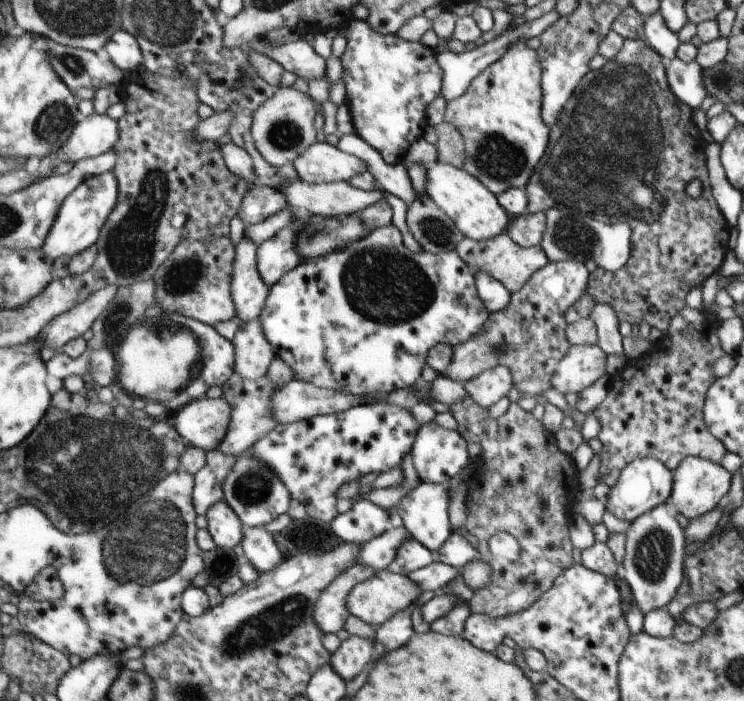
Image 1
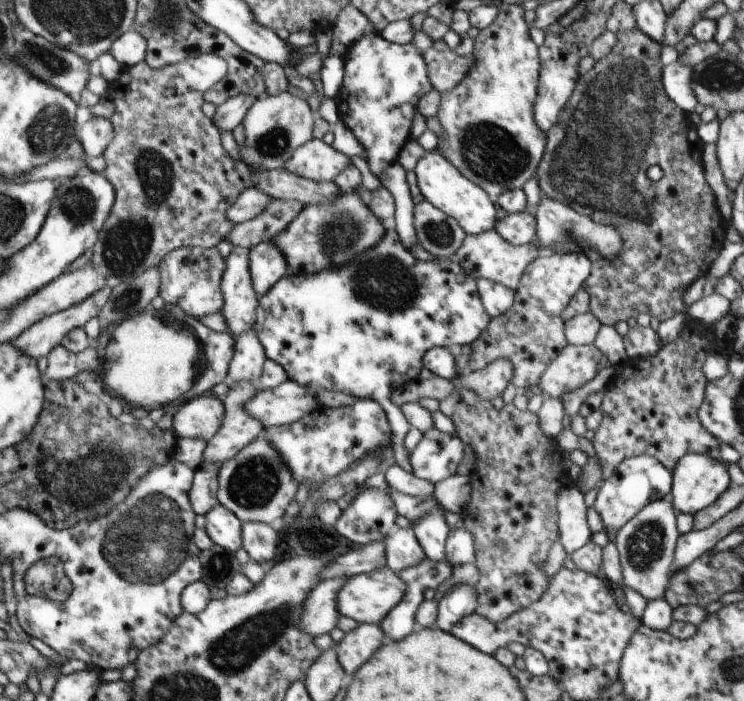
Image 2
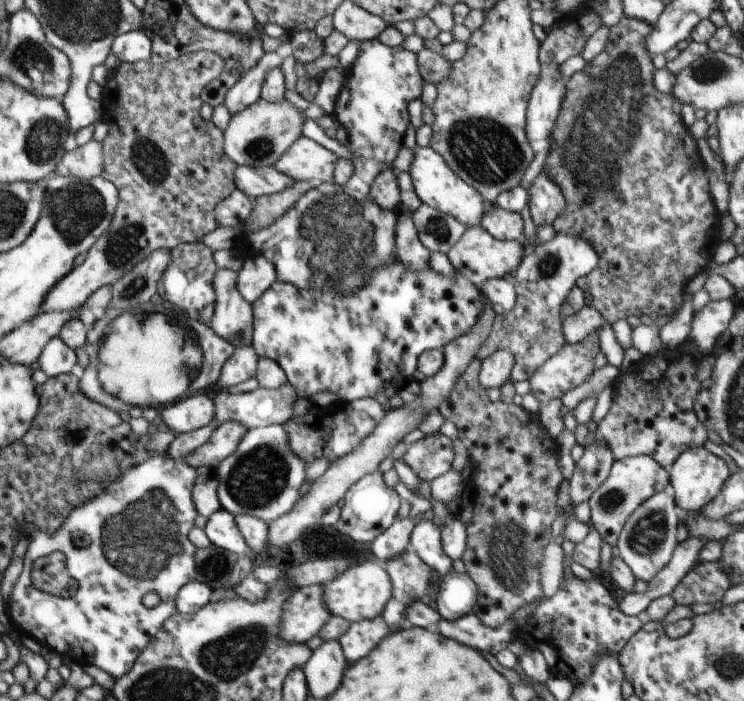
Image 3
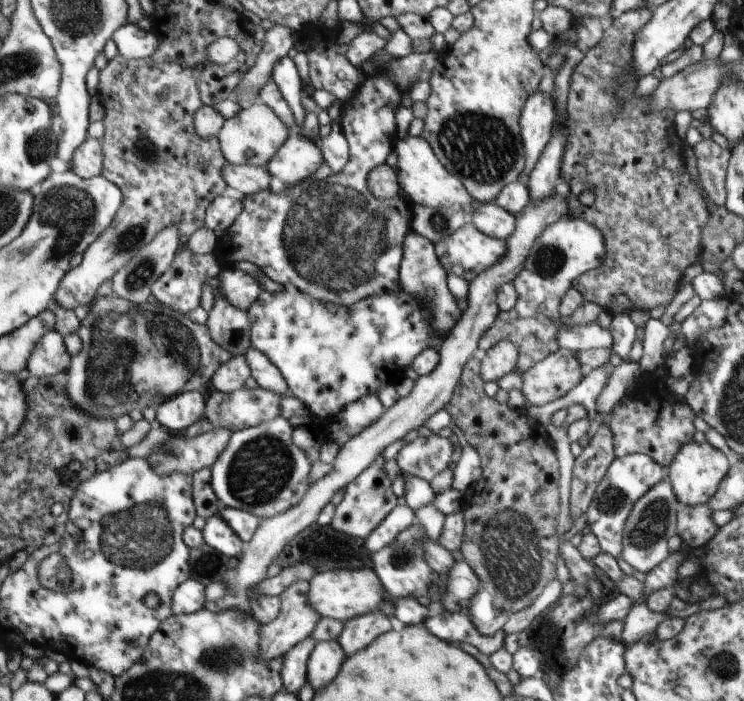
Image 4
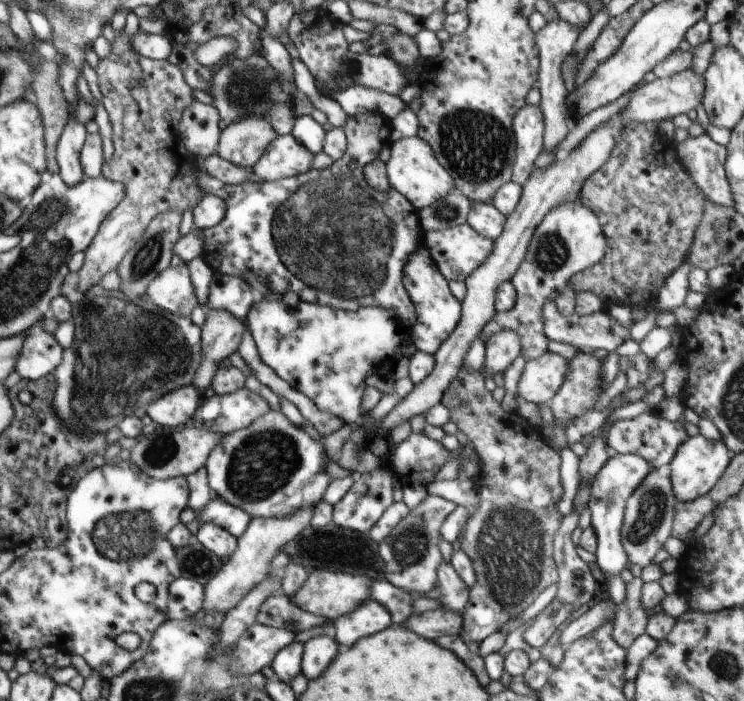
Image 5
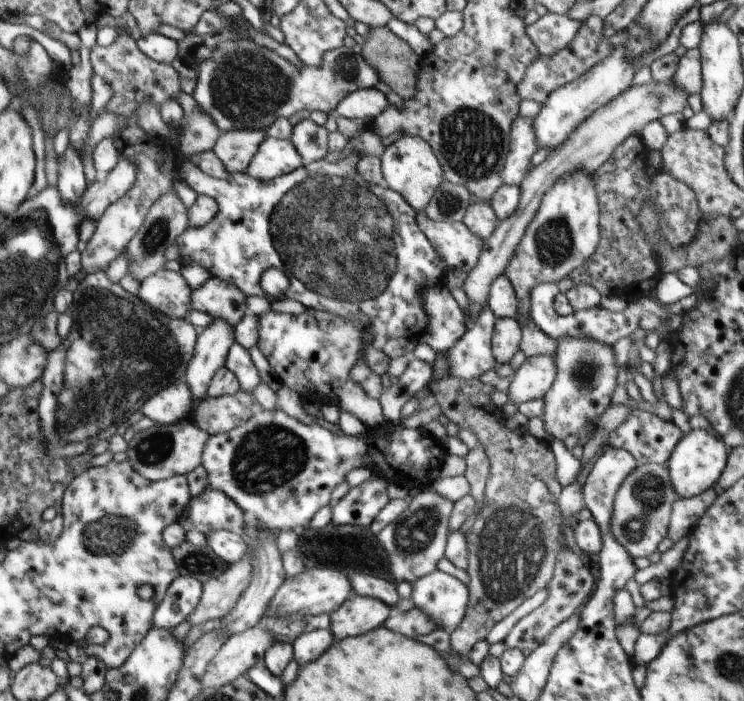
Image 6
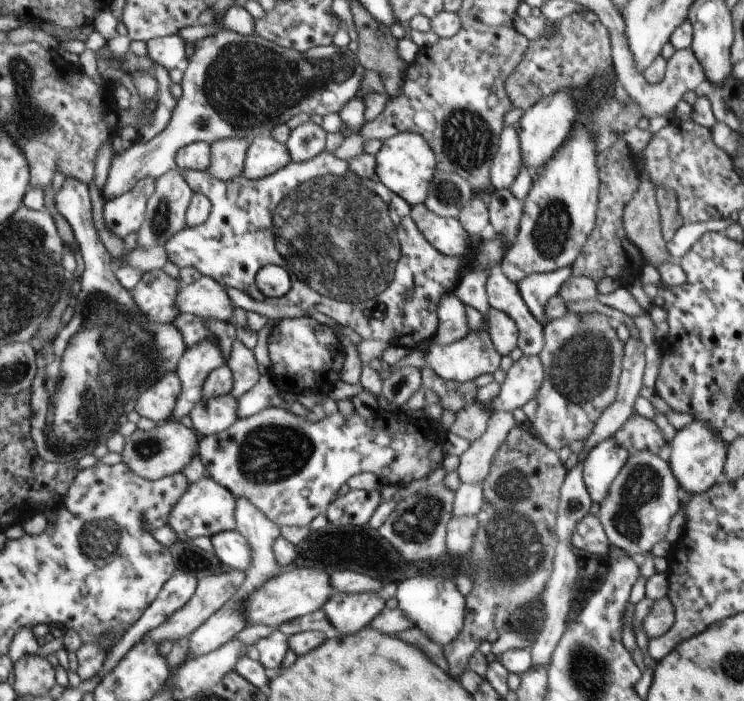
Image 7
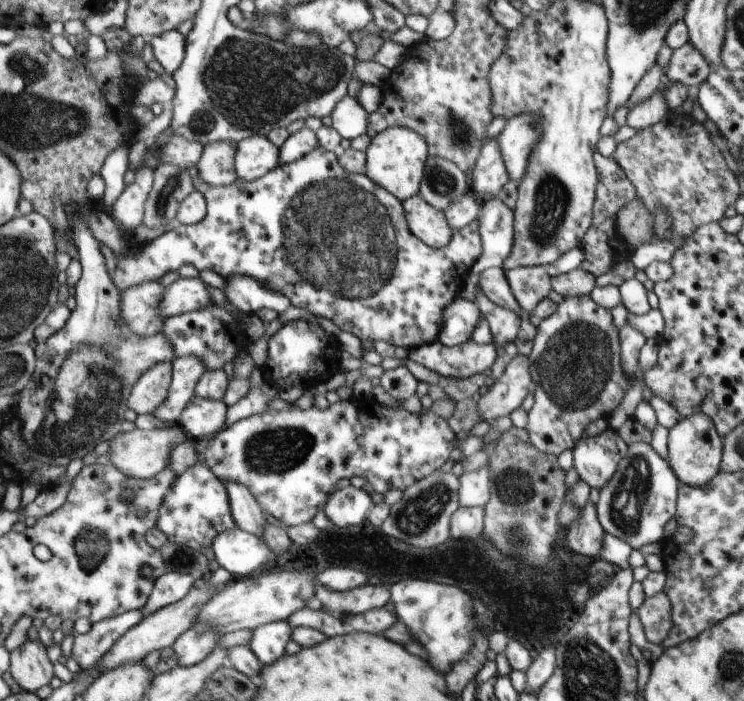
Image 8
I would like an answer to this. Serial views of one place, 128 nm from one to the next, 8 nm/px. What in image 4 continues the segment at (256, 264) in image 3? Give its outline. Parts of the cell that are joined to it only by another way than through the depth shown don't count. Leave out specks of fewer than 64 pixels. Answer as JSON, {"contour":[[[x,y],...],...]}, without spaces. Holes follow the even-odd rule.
{"contour":[[[239,269],[221,271],[213,283],[218,284],[228,302],[243,311],[250,308],[263,290],[258,279]]]}

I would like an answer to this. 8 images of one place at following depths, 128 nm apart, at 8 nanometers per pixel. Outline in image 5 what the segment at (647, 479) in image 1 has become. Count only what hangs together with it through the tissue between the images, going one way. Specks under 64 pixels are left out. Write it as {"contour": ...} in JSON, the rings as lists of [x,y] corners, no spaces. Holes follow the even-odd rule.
{"contour":[[[612,453],[591,482],[587,507],[591,512],[591,527],[597,536],[596,560],[607,581],[609,576],[620,575],[622,570],[631,565],[621,541],[626,503],[639,484],[644,482],[651,470],[654,470],[654,468],[651,468],[651,464],[640,455]]]}

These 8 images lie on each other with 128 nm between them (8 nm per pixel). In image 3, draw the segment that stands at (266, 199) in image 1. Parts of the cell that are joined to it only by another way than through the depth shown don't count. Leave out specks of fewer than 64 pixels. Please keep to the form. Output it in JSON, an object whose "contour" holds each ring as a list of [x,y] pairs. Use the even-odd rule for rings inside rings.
{"contour":[[[234,189],[234,192],[224,200],[221,200],[214,209],[217,223],[220,227],[240,228],[243,222],[250,216],[254,208],[255,200],[249,197],[240,189]]]}

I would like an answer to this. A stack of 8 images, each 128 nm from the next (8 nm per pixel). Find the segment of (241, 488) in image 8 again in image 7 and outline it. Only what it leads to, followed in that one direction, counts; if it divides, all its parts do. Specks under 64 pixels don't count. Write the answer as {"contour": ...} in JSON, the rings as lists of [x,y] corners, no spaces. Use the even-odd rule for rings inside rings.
{"contour":[[[238,497],[236,500],[236,510],[234,511],[236,530],[248,541],[251,561],[245,572],[244,582],[242,586],[238,587],[234,596],[192,633],[188,655],[194,655],[195,658],[216,650],[225,642],[234,639],[234,636],[240,630],[244,630],[244,627],[248,627],[247,618],[245,617],[245,602],[253,592],[264,586],[271,578],[278,576],[283,569],[278,564],[273,551],[273,546],[277,538],[281,536],[280,527],[275,522],[268,520],[263,512],[260,512],[256,506],[248,502],[245,498]]]}

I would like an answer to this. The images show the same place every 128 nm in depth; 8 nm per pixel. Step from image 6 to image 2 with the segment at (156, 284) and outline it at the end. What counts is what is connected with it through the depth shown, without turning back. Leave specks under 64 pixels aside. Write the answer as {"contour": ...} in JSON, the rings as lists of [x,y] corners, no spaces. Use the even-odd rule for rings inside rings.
{"contour":[[[181,247],[172,250],[157,267],[160,272],[160,291],[165,304],[180,306],[186,316],[196,319],[220,312],[224,305],[220,282],[224,273],[225,260],[217,247]]]}

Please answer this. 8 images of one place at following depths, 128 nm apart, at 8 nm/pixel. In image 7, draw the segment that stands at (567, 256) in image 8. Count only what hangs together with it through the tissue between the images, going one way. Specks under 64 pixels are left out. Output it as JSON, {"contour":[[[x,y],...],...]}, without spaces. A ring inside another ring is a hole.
{"contour":[[[566,267],[564,269],[556,269],[551,273],[531,274],[517,284],[526,306],[534,315],[534,318],[536,318],[538,322],[541,322],[544,327],[549,322],[552,322],[547,319],[545,313],[547,302],[559,293],[561,285],[563,282],[566,282],[571,275],[571,268]]]}

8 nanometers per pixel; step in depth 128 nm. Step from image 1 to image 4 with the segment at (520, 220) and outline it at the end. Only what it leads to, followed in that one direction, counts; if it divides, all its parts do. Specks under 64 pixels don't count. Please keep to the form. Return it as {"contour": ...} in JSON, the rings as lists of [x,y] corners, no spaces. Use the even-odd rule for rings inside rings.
{"contour":[[[495,202],[476,204],[469,221],[489,237],[507,240],[516,228],[516,218]]]}

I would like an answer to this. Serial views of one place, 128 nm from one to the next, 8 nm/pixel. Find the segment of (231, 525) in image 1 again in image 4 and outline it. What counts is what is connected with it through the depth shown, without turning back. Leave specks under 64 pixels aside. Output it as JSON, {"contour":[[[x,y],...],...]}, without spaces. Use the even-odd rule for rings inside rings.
{"contour":[[[220,514],[207,519],[201,531],[206,545],[220,551],[233,561],[243,552],[243,540]]]}

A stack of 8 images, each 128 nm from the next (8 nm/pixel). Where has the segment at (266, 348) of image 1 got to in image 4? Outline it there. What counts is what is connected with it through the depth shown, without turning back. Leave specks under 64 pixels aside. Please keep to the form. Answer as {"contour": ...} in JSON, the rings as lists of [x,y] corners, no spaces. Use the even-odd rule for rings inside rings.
{"contour":[[[244,355],[233,356],[228,362],[220,365],[211,378],[212,386],[217,391],[231,393],[242,389],[246,379],[251,376],[250,365]]]}

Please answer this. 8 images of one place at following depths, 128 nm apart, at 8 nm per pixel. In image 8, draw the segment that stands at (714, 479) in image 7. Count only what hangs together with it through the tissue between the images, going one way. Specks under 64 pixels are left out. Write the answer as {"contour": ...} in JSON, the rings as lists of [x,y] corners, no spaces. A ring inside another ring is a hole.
{"contour":[[[704,413],[683,417],[669,430],[667,463],[678,480],[688,486],[701,487],[710,482],[720,472],[722,455],[723,437]]]}

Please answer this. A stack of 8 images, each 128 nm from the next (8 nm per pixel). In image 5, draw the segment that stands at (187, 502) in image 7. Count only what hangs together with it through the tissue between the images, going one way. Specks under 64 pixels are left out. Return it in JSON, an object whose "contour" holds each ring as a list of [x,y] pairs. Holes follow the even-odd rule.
{"contour":[[[215,496],[201,513],[200,526],[204,523],[214,523],[225,528],[236,538],[241,537],[252,517],[241,508],[226,503],[220,496]]]}

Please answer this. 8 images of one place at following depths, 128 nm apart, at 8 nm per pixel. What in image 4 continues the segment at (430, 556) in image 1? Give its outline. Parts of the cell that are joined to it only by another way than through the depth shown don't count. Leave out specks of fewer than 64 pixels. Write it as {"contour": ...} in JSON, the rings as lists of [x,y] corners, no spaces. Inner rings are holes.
{"contour":[[[396,505],[396,508],[367,536],[365,547],[376,554],[408,527],[417,523],[417,516],[408,505]]]}

